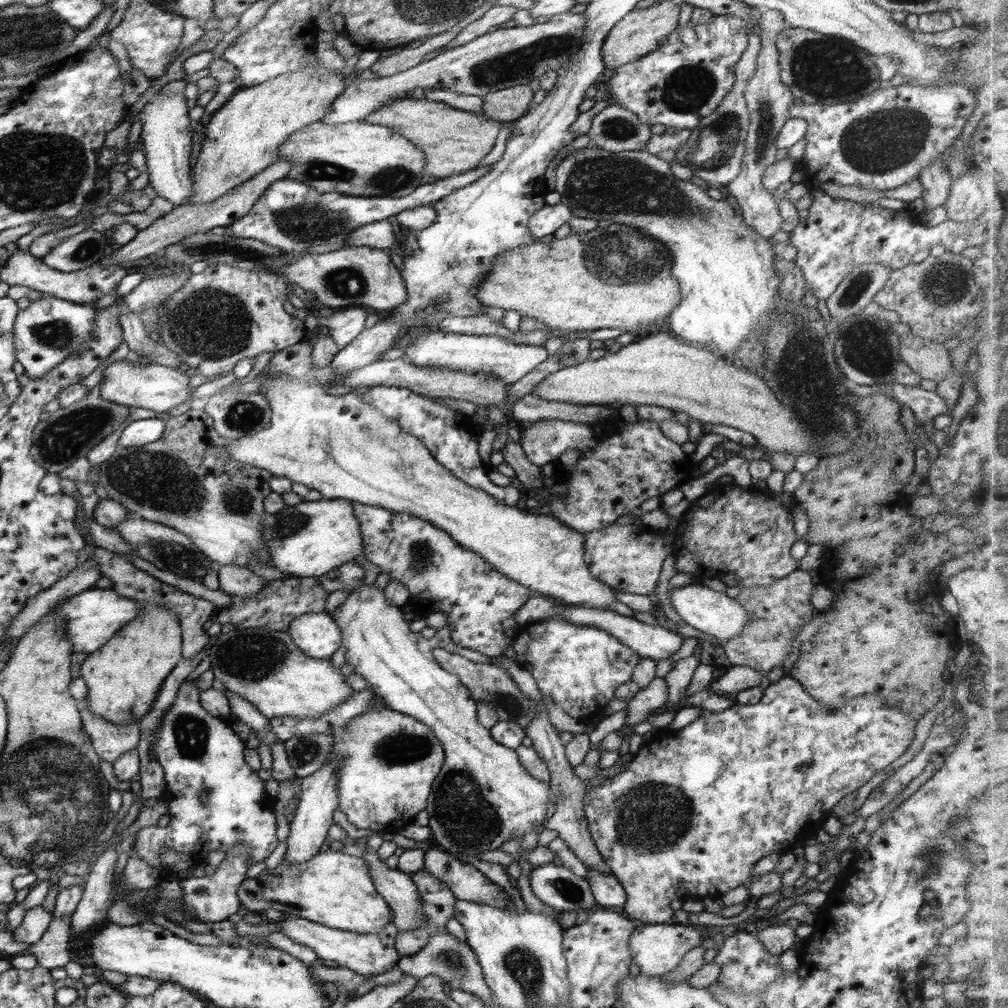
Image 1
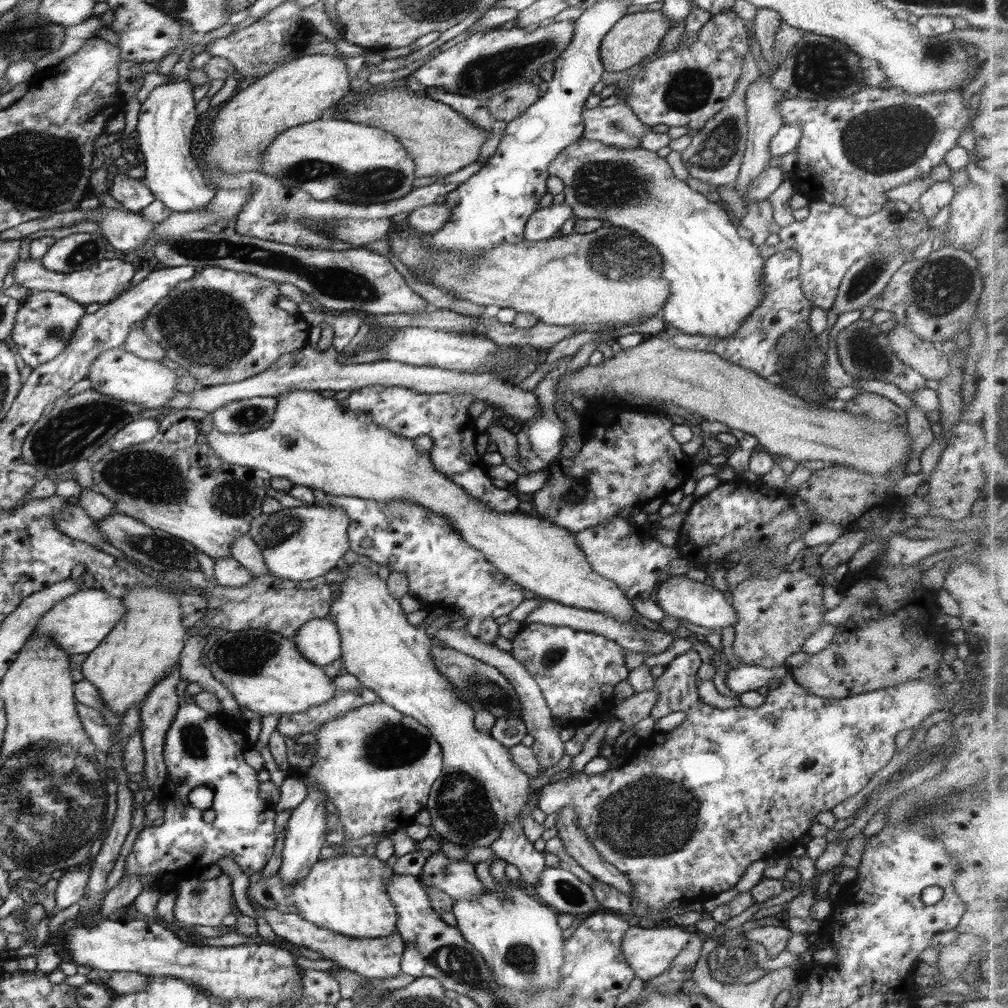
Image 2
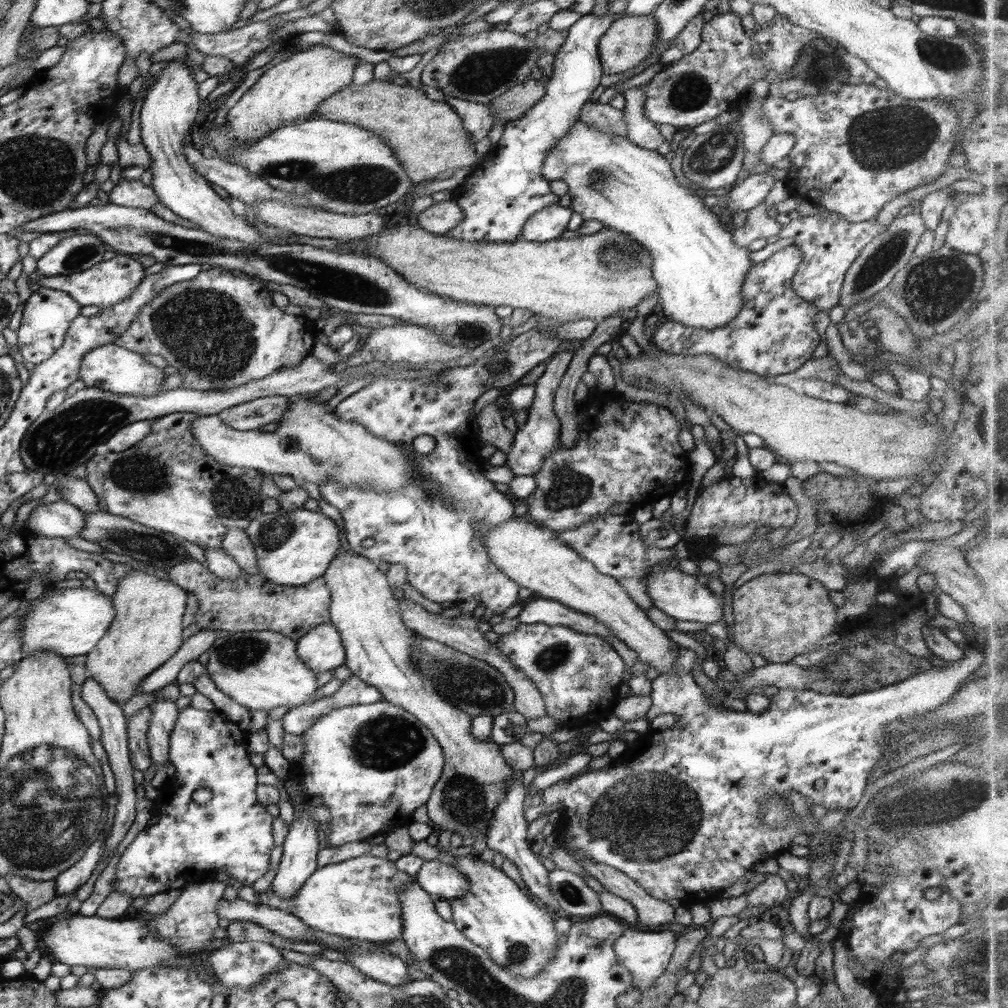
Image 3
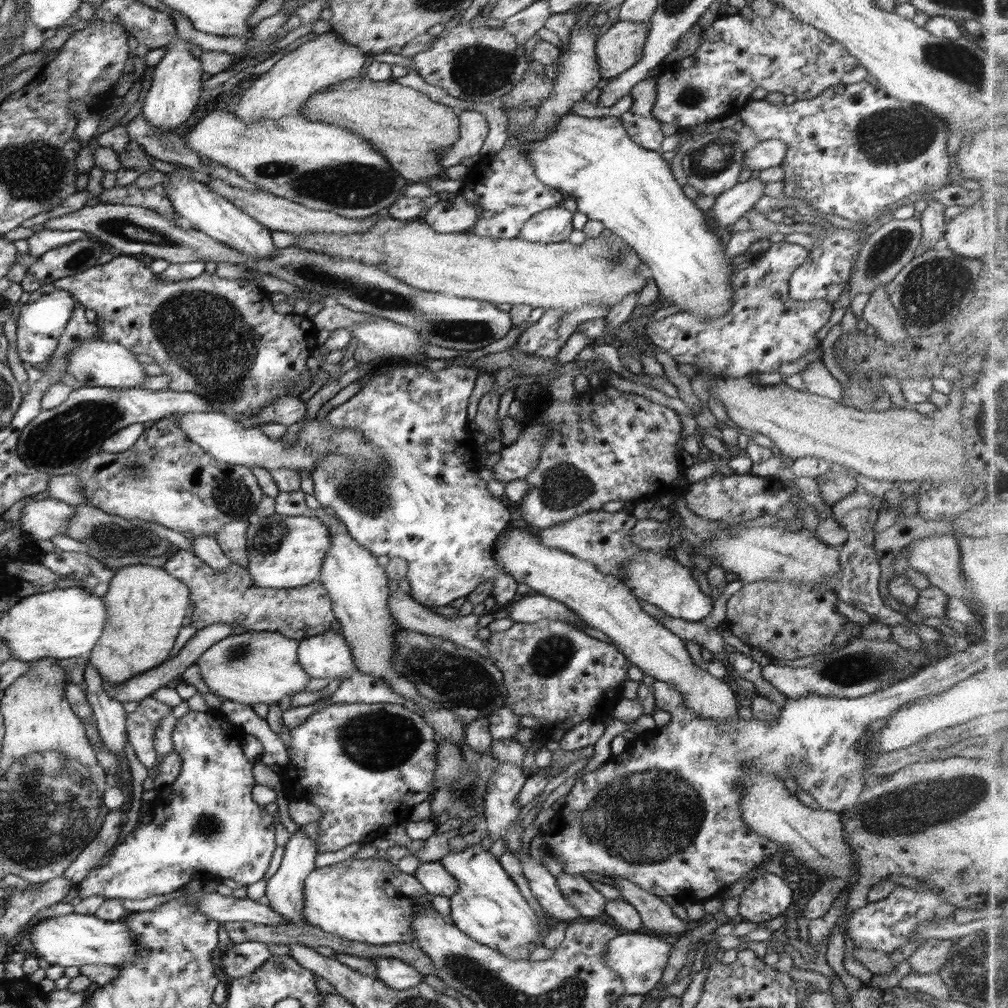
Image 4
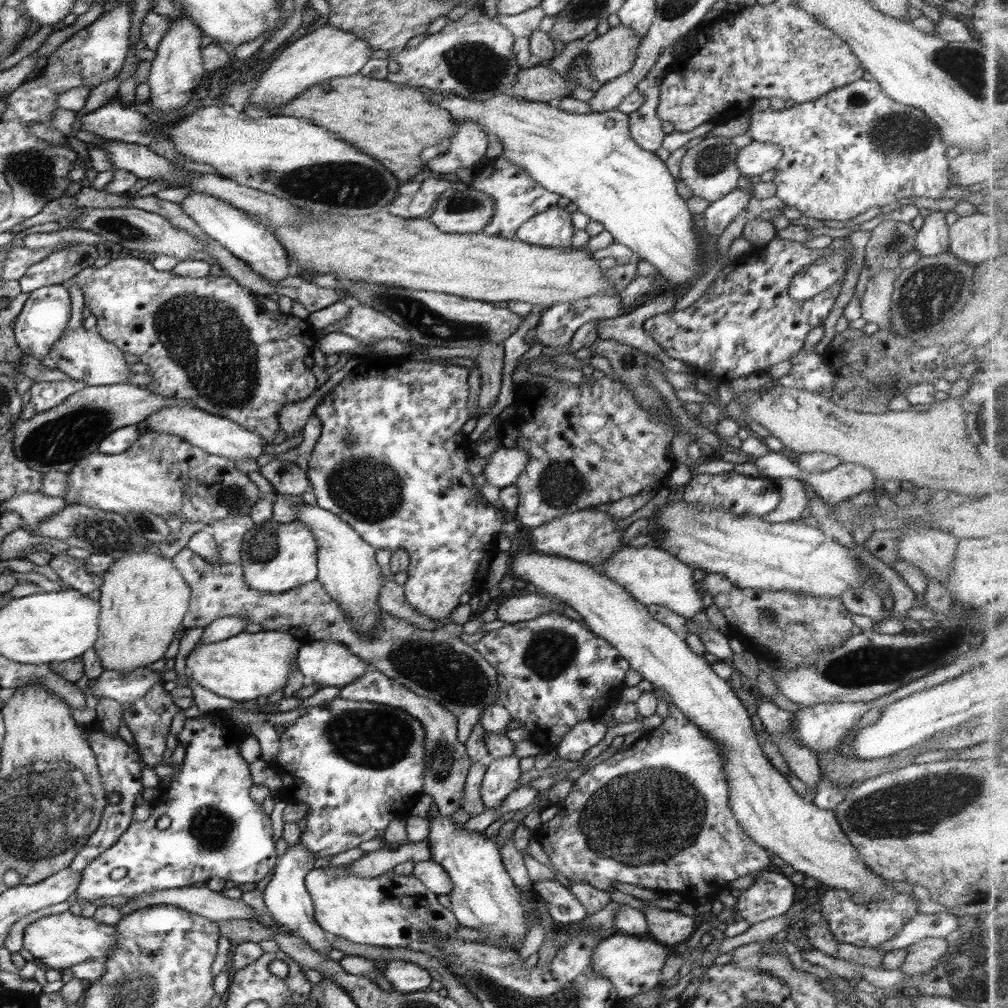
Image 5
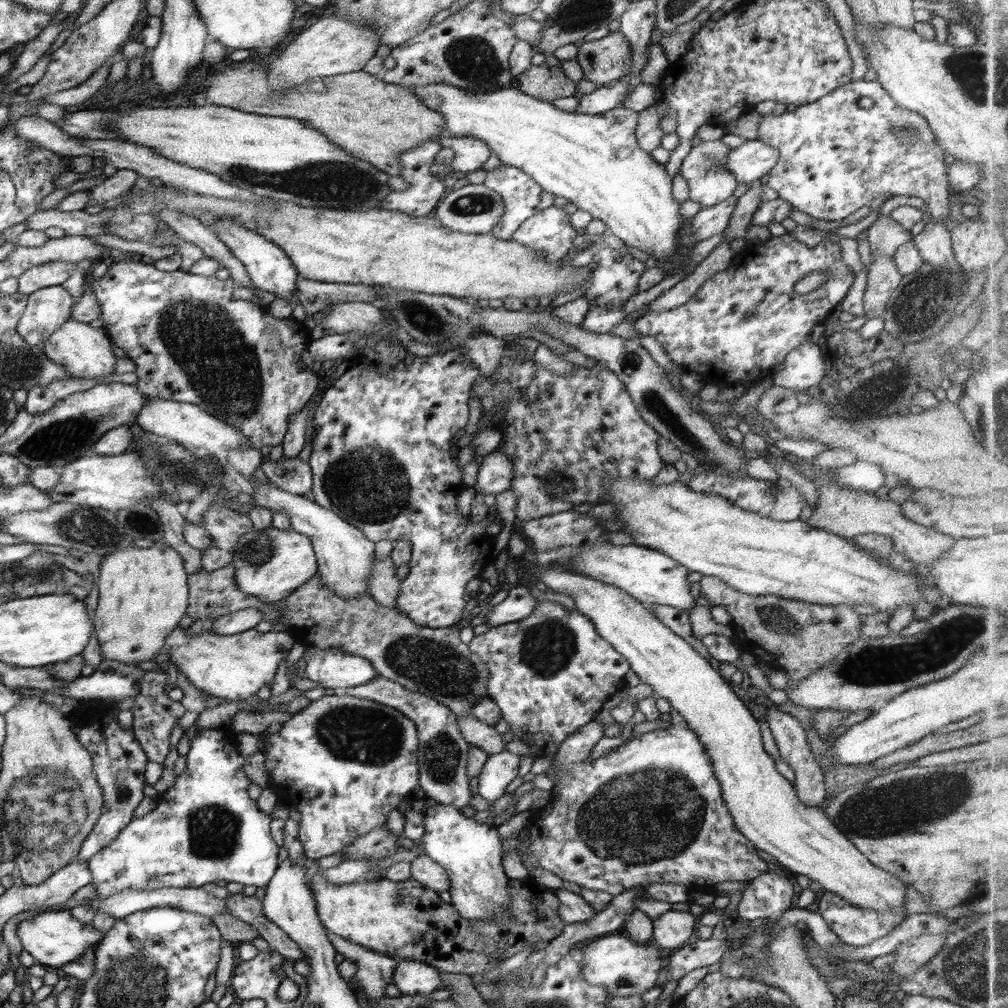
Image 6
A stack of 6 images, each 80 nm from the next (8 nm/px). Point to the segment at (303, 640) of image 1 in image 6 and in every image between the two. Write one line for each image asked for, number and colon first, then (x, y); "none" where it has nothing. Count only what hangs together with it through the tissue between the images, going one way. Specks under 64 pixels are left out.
2: (319, 640)
3: (321, 649)
4: (327, 655)
5: (330, 663)
6: (332, 668)

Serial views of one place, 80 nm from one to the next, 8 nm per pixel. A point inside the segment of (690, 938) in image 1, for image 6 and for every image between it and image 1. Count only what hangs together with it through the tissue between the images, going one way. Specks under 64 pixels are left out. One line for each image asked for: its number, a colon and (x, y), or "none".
2: (649, 950)
3: (645, 953)
4: (639, 958)
5: (633, 964)
6: (625, 968)

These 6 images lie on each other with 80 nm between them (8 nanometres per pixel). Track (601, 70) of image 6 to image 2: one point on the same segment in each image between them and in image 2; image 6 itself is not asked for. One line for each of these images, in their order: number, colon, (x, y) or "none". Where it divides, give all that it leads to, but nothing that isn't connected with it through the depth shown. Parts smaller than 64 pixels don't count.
2: (634, 37)
3: (628, 41)
4: (620, 47)
5: (613, 54)

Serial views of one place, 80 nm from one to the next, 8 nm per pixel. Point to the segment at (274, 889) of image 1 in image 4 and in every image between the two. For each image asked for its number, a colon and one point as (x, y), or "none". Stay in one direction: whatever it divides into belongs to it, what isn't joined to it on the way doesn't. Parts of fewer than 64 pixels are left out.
2: (347, 894)
3: (358, 898)
4: (369, 901)

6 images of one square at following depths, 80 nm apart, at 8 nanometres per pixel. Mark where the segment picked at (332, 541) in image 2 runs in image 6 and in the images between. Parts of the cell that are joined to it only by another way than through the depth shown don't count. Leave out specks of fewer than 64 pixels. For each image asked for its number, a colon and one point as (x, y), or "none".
3: (292, 548)
4: (285, 552)
5: (275, 557)
6: (270, 564)

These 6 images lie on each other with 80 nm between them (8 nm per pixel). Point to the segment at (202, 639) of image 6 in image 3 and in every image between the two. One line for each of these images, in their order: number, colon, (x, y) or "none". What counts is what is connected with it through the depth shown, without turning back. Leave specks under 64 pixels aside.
3: (260, 669)
4: (262, 667)
5: (248, 665)

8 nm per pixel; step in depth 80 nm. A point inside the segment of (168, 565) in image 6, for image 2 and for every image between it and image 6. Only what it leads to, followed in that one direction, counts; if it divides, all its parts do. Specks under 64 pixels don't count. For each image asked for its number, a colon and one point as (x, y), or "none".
2: (125, 668)
3: (147, 631)
4: (146, 606)
5: (144, 598)

